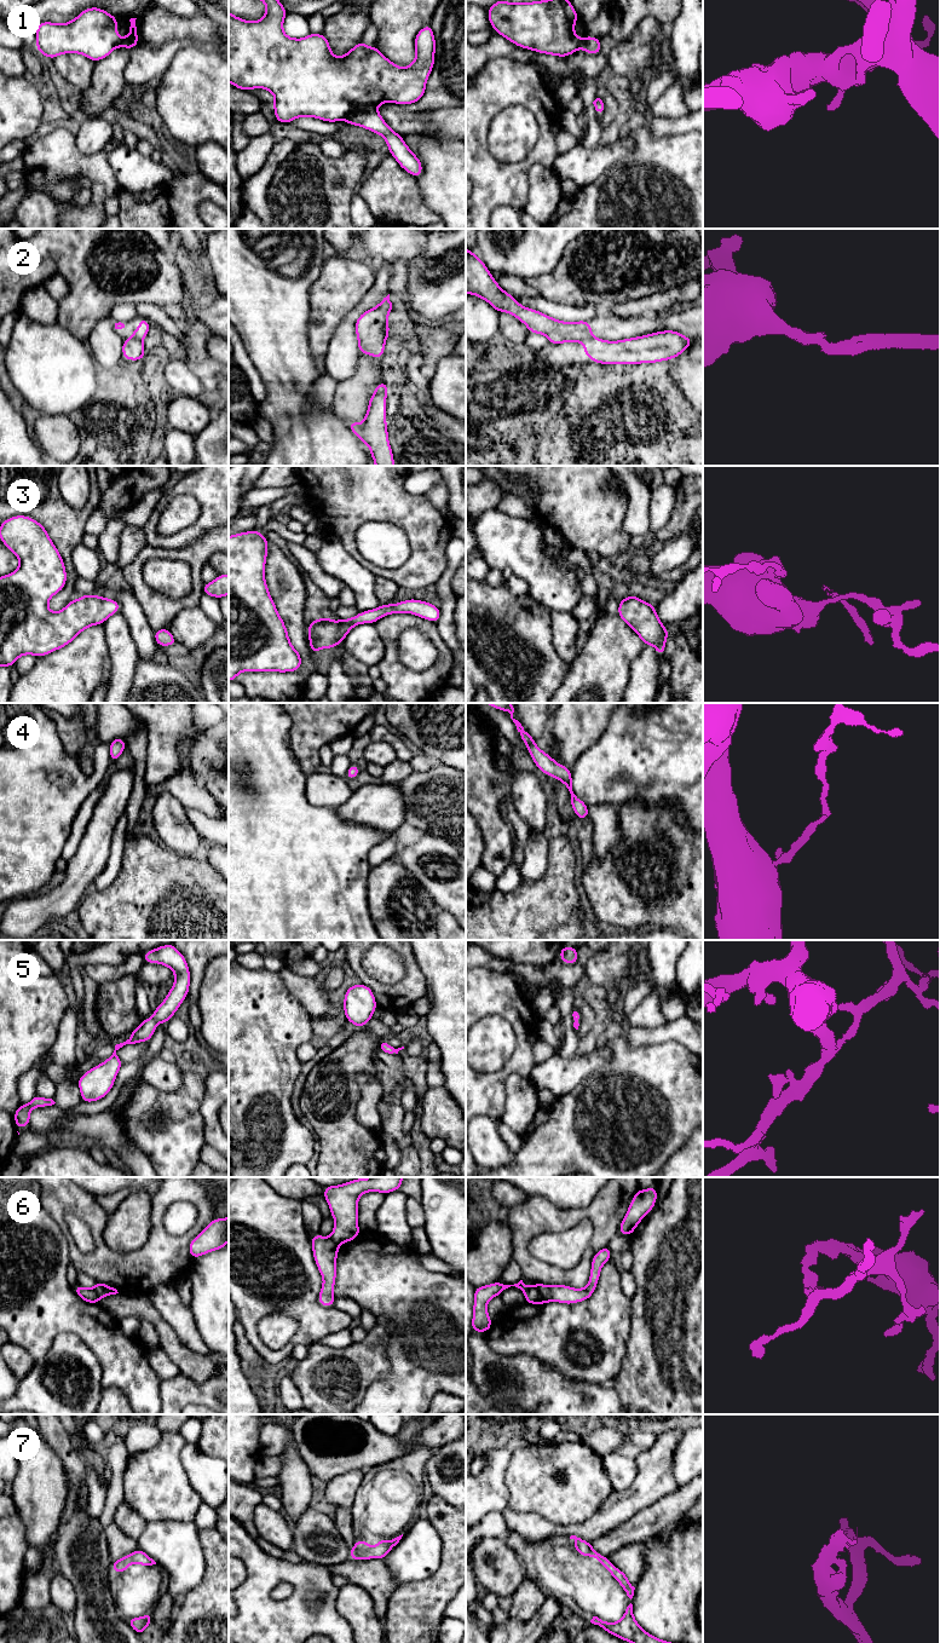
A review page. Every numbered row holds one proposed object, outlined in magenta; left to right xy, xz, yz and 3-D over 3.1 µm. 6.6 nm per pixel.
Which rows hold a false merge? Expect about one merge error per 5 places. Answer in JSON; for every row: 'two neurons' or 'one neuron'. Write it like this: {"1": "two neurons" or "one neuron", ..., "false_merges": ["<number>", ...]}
{"1": "two neurons", "2": "two neurons", "3": "one neuron", "4": "one neuron", "5": "one neuron", "6": "two neurons", "7": "one neuron", "false_merges": ["1", "2", "6"]}

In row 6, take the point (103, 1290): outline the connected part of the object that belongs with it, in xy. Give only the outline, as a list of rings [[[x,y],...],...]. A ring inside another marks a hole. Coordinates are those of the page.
[[[98,1281],[96,1282],[94,1290],[98,1293],[99,1299],[106,1296],[119,1293],[116,1289]]]

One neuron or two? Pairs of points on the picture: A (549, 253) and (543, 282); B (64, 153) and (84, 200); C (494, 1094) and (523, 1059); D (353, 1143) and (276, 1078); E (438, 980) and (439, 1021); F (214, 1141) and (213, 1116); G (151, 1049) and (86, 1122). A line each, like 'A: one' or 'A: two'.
A: two
B: two
C: one
D: two
E: one
F: one
G: two

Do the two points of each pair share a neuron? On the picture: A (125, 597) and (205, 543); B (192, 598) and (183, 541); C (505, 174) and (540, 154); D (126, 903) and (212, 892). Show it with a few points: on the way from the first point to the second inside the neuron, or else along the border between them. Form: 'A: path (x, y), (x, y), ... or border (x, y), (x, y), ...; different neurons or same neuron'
A: border (131, 589), (146, 616); different neurons
B: border (208, 531), (179, 548), (155, 547); different neurons
C: path (513, 174), (531, 159); same neuron
D: path (148, 903), (165, 898), (190, 895); same neuron

